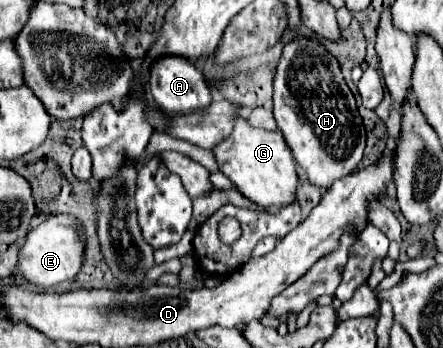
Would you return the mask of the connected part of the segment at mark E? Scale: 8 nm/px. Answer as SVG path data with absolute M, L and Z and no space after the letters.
M50 215L42 225L34 227L26 235L24 245L20 247L18 267L30 283L48 289L76 277L84 261L84 251L86 243L84 235L80 237L80 223L76 223L70 215Z

